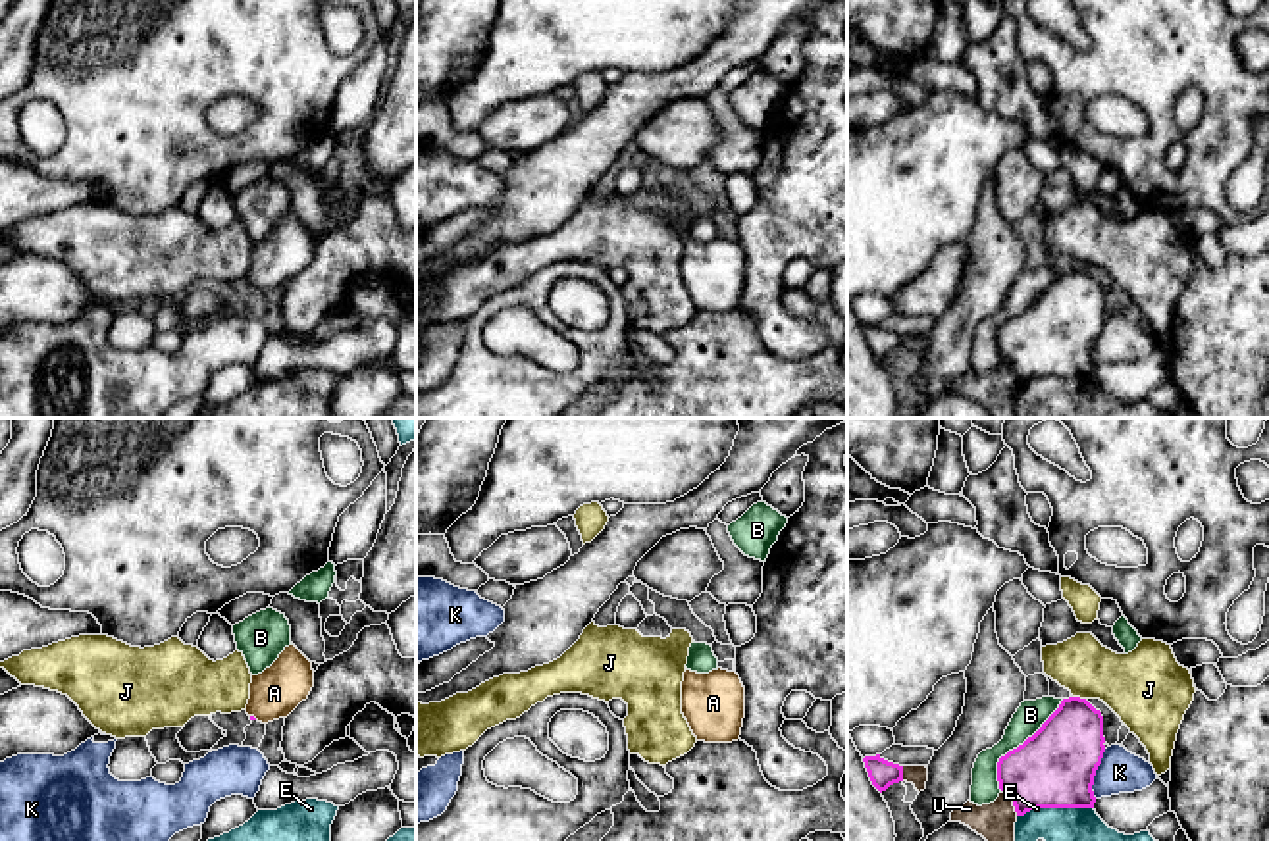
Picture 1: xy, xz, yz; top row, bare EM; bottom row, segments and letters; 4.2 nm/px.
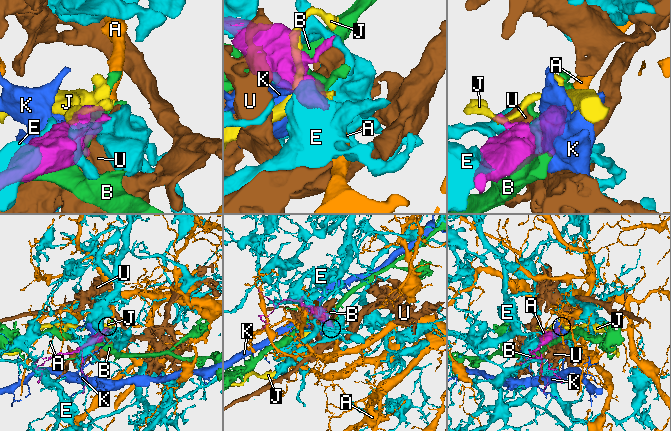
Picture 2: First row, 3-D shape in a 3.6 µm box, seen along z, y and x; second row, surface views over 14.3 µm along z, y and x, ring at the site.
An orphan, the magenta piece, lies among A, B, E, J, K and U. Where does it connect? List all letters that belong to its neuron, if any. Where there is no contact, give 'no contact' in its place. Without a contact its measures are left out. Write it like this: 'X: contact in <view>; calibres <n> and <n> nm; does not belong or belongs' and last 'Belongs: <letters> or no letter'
A: contact in xy; calibres 20 and 200 nm; belongs
B: contact in yz; calibres 340 and 120 nm; does not belong
E: contact in yz; calibres 340 and 300 nm; does not belong
J: contact in yz; calibres 300 and 280 nm; does not belong
K: contact in yz; calibres 340 and 180 nm; does not belong
U: contact in yz; calibres 340 and 160 nm; does not belong
Belongs: A

